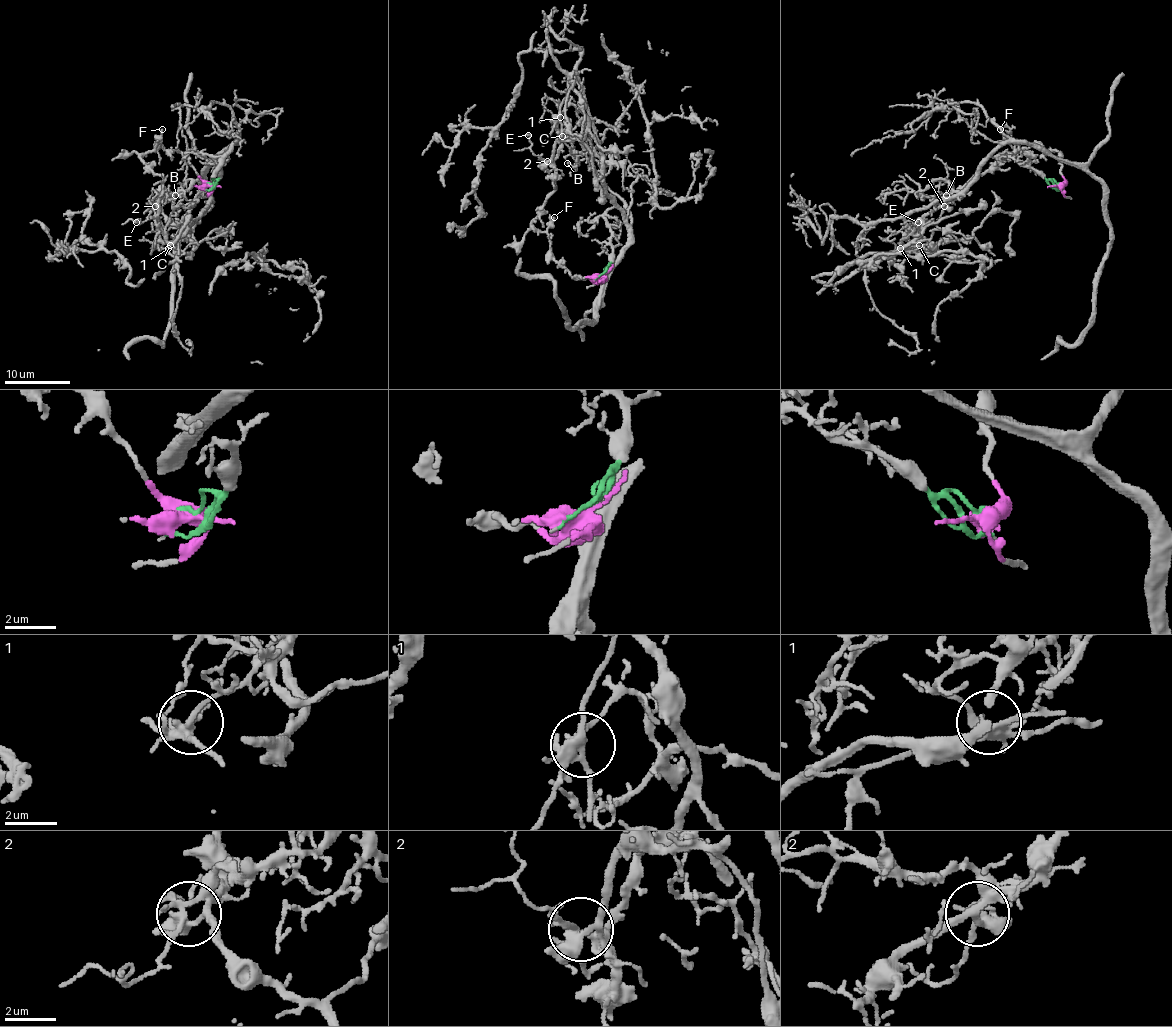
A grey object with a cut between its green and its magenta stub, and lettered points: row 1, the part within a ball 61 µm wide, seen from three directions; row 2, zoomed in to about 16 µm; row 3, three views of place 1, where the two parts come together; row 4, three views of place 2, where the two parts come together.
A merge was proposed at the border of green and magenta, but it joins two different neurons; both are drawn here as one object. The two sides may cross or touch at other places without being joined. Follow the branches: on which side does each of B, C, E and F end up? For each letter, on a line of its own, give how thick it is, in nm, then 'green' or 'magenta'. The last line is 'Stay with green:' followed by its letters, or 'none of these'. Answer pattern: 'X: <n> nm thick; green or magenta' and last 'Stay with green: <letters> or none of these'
B: 130 nm thick; green
C: 200 nm thick; green
E: 170 nm thick; green
F: 200 nm thick; magenta
Stay with green: B, C, E

